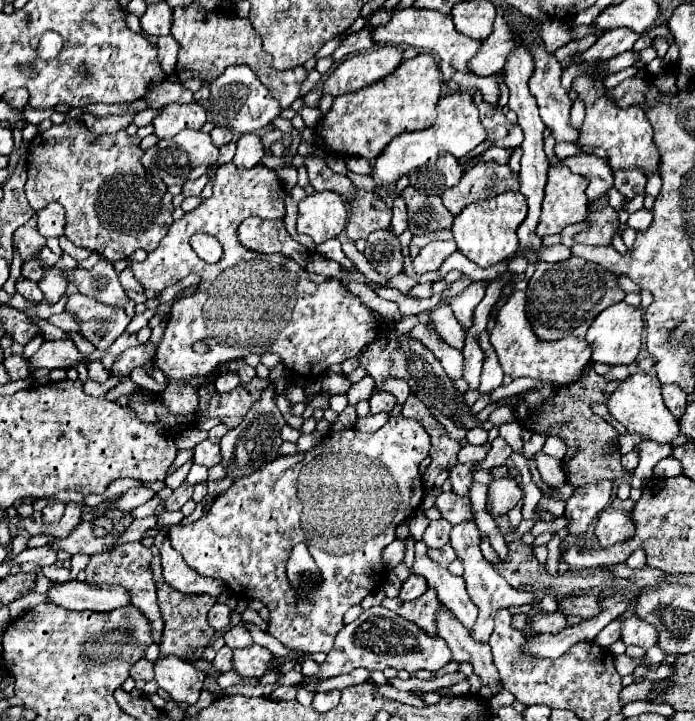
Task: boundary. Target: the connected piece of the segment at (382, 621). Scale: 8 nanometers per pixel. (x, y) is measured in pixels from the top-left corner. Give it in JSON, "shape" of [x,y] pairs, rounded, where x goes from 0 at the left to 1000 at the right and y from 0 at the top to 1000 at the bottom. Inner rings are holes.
{"shape":[[[541,840],[532,846],[524,846],[506,865],[495,868],[481,888],[478,902],[472,904],[469,915],[460,921],[460,932],[440,940],[437,951],[446,960],[455,960],[458,943],[472,943],[498,932],[506,932],[509,926],[527,926],[527,929],[553,929],[553,926],[570,926],[570,929],[587,929],[590,935],[601,929],[619,929],[627,932],[639,921],[647,918],[647,902],[636,885],[622,885],[613,877],[607,877],[599,865],[584,863],[564,846],[555,846],[553,840]]]}

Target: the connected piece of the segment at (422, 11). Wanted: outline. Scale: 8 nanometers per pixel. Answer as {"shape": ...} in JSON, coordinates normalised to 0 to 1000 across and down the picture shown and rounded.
{"shape":[[[599,8],[573,11],[555,33],[535,36],[532,44],[535,44],[535,55],[541,61],[596,64],[596,67],[604,67],[610,72],[624,75],[627,83],[630,83],[630,94],[636,100],[636,111],[642,114],[645,125],[650,125],[650,128],[656,128],[656,125],[691,125],[699,141],[717,144],[717,136],[719,136],[717,111],[722,108],[722,103],[708,103],[708,105],[694,108],[694,105],[685,105],[673,97],[673,86],[688,72],[694,58],[679,55],[676,50],[659,44],[653,39],[653,31],[650,31],[647,19],[636,19],[636,17],[627,17],[627,14],[616,14],[616,11],[599,11]]]}

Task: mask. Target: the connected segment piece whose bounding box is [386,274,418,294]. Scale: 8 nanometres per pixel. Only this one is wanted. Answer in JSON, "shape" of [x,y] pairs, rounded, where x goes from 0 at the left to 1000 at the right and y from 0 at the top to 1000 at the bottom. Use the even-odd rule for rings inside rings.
{"shape":[[[578,380],[578,383],[570,383],[570,386],[563,386],[561,391],[558,391],[558,397],[571,399],[573,402],[578,402],[581,408],[590,402],[590,399],[596,399],[601,394],[601,386],[590,386],[590,383],[584,383],[584,380]]]}

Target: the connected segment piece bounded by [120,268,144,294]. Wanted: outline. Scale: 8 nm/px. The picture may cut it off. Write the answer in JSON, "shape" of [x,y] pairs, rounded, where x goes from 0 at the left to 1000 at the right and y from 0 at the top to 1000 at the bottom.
{"shape":[[[181,372],[181,374],[173,380],[173,391],[176,391],[178,399],[187,399],[187,402],[193,402],[193,405],[199,405],[199,408],[207,405],[207,399],[204,399],[201,391],[193,386],[193,380],[190,380],[187,372]]]}

